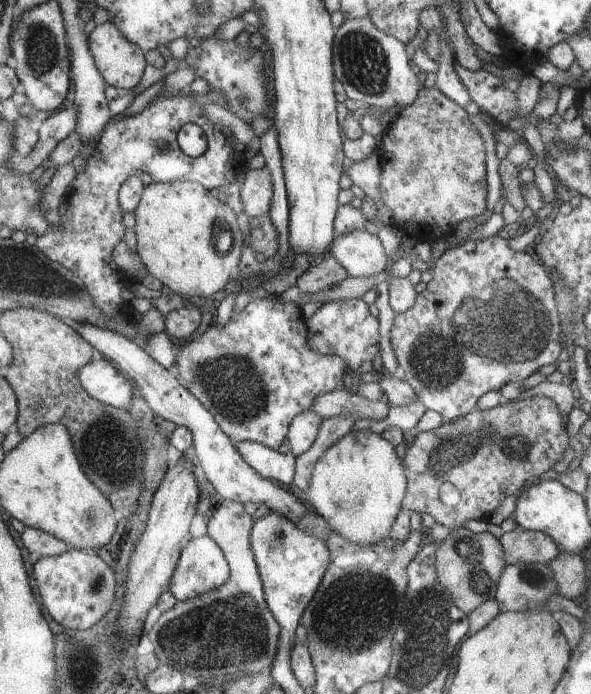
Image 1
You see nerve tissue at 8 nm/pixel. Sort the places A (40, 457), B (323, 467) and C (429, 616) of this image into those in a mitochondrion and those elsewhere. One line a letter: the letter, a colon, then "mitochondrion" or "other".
A: other
B: other
C: mitochondrion

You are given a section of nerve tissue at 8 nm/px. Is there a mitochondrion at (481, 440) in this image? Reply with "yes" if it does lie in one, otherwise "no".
yes

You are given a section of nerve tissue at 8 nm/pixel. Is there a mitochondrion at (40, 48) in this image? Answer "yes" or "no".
yes

